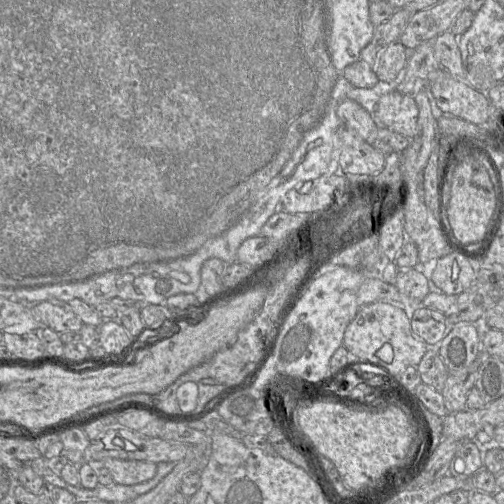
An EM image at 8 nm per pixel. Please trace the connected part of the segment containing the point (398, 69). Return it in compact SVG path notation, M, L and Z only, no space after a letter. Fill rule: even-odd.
M400 41L391 43L381 53L374 68L379 81L396 83L406 68L409 53Z

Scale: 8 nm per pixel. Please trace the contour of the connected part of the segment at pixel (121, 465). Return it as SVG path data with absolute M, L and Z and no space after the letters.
M104 459L102 461L117 484L143 483L152 479L157 473L157 464L150 461L121 459Z

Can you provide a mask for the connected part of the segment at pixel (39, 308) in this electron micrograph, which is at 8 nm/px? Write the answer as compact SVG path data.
M49 302L37 304L32 308L32 313L44 327L50 328L57 333L65 331L79 332L83 324L72 310L64 309Z

